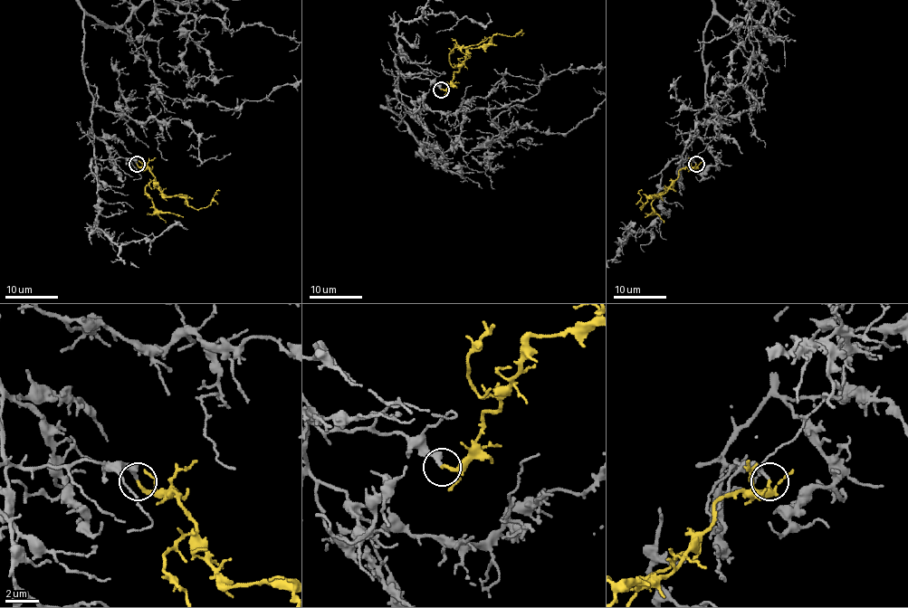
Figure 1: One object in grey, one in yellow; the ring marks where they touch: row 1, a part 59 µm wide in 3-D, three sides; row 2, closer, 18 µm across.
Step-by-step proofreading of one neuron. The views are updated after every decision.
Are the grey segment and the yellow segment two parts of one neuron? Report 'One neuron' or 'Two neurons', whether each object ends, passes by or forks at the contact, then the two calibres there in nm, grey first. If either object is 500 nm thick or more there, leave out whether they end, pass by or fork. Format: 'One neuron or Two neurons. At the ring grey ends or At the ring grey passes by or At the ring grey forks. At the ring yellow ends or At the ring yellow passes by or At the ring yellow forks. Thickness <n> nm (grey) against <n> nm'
One neuron. At the ring grey ends. At the ring yellow ends. Thickness 240 nm (grey) against 220 nm

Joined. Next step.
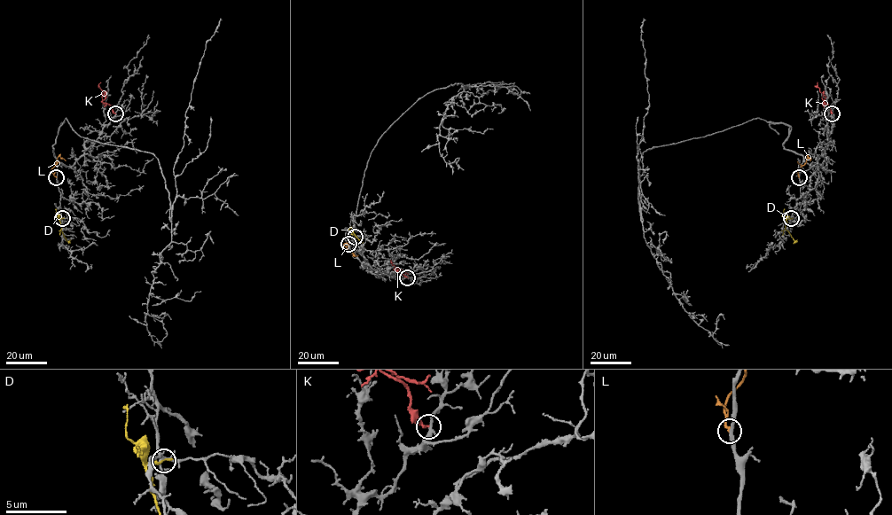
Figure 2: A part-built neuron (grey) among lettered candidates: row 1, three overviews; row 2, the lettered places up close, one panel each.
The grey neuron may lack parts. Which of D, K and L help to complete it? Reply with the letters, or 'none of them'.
none of them

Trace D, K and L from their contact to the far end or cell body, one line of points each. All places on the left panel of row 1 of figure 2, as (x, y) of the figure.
D: (62, 218), (59, 219), (60, 230), (66, 239), (70, 240)
K: (115, 113), (103, 102), (103, 91), (98, 86), (100, 82)
L: (56, 177), (51, 170), (57, 158), (66, 160)

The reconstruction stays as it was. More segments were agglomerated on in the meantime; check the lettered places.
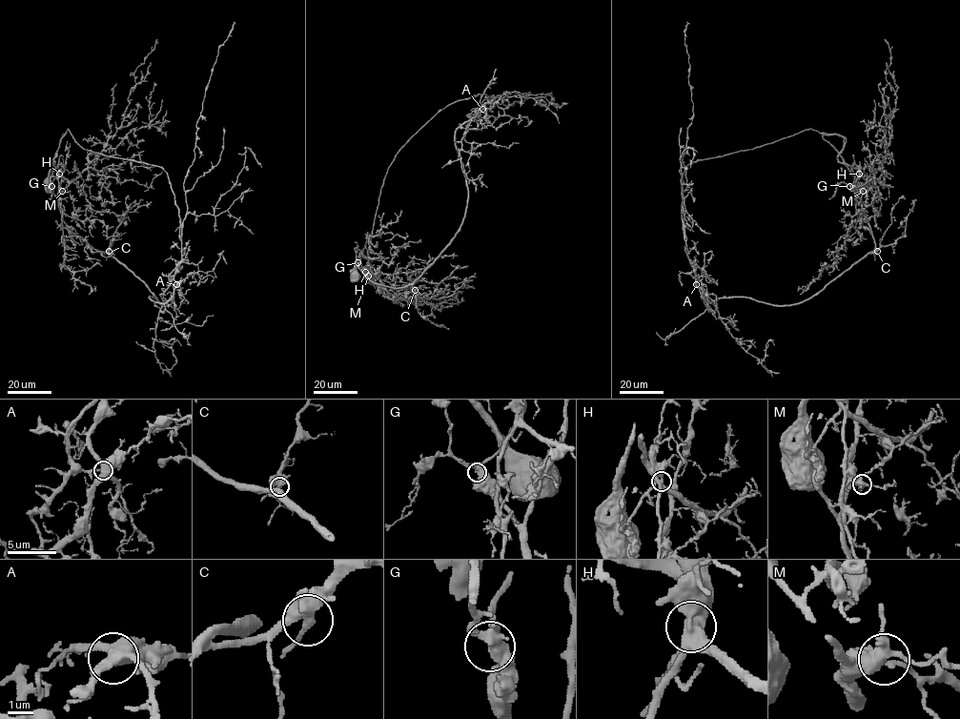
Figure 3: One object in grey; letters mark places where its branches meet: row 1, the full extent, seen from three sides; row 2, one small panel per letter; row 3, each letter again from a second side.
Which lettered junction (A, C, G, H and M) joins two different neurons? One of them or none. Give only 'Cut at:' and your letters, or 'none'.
Cut at: H

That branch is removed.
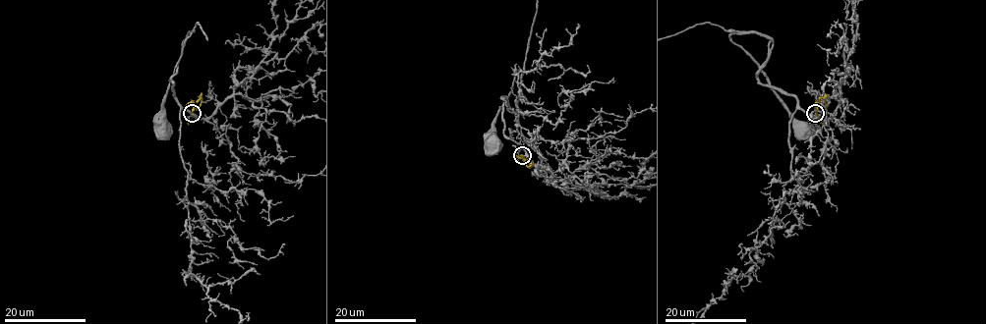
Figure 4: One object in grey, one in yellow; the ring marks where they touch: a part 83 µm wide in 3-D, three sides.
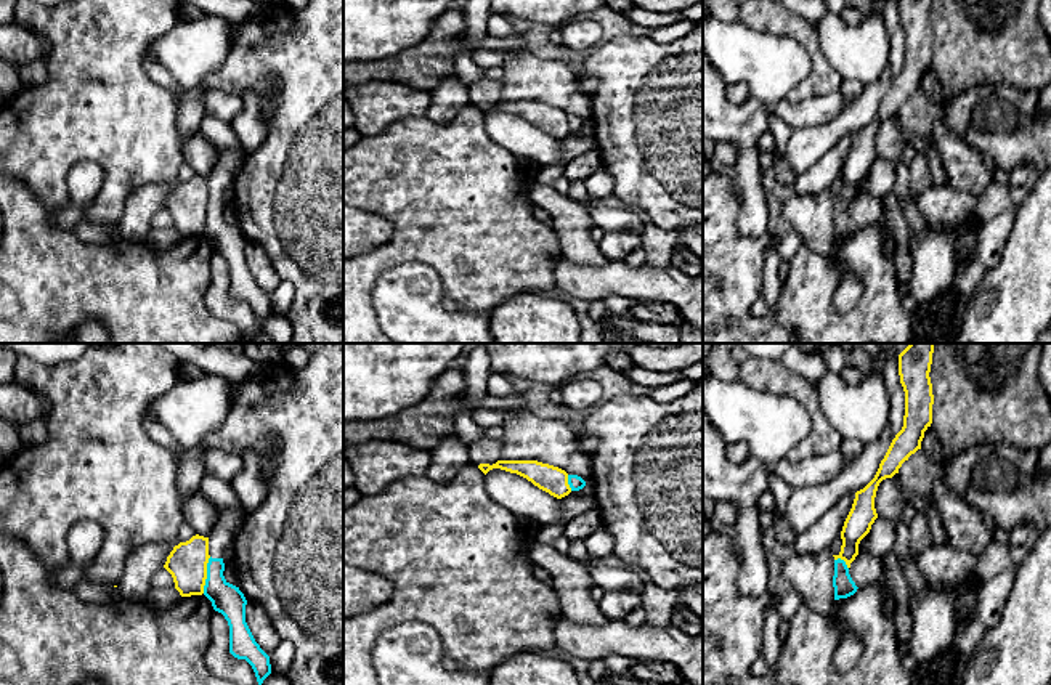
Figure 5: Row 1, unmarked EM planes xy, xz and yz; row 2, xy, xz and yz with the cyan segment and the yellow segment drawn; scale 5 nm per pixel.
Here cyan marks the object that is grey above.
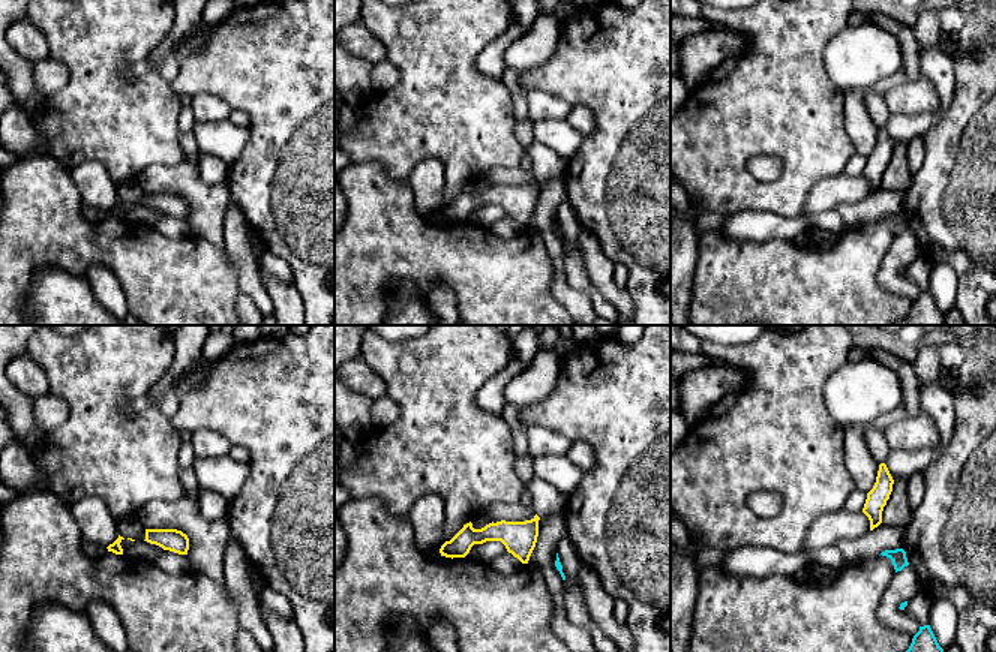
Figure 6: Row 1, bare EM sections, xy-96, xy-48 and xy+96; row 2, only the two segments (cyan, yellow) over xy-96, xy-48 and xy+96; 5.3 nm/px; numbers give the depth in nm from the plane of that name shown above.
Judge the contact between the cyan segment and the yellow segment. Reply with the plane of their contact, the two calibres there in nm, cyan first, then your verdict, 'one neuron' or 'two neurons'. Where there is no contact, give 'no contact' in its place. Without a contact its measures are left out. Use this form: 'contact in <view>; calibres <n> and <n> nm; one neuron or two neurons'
contact in xy; calibres 160 and 200 nm; two neurons

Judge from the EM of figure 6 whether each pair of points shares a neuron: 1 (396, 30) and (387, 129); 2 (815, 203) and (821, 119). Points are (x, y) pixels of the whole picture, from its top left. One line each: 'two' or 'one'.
1: one
2: two

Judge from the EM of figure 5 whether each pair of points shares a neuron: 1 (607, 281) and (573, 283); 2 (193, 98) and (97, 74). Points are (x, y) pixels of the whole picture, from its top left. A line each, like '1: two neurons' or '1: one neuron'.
1: one neuron
2: two neurons

